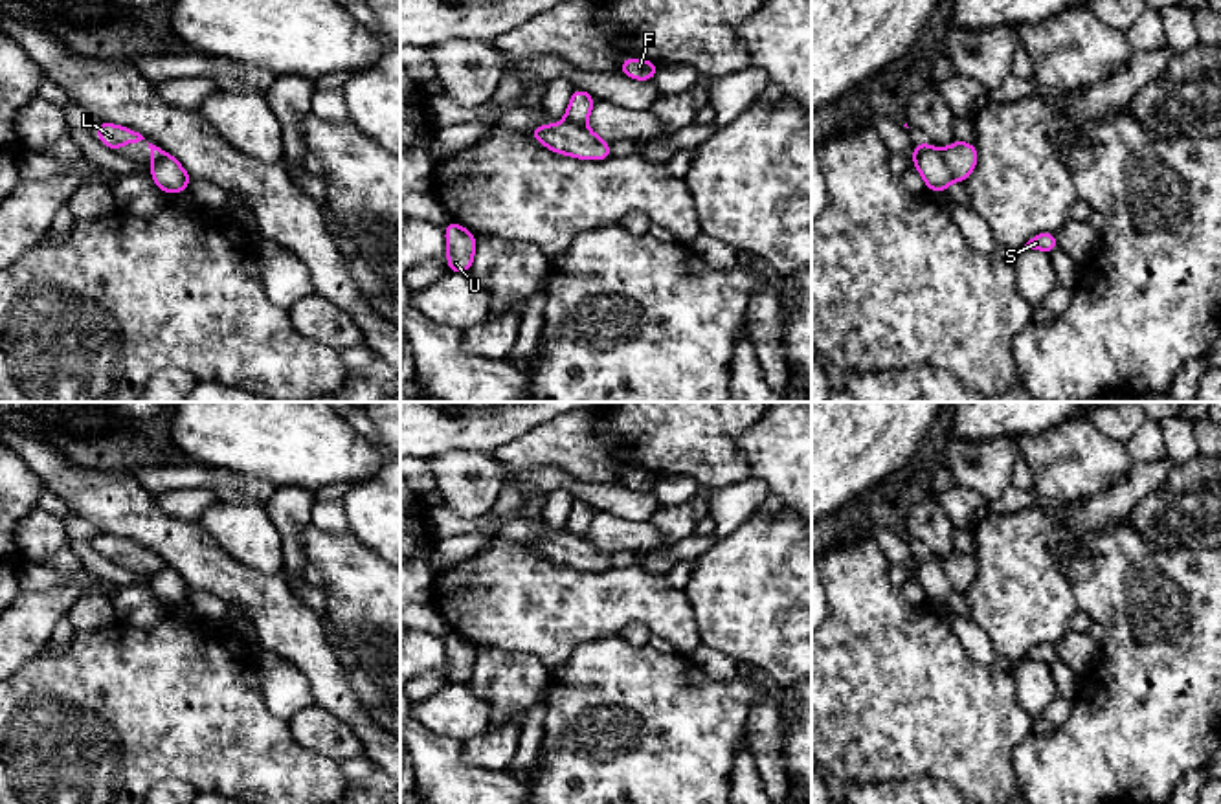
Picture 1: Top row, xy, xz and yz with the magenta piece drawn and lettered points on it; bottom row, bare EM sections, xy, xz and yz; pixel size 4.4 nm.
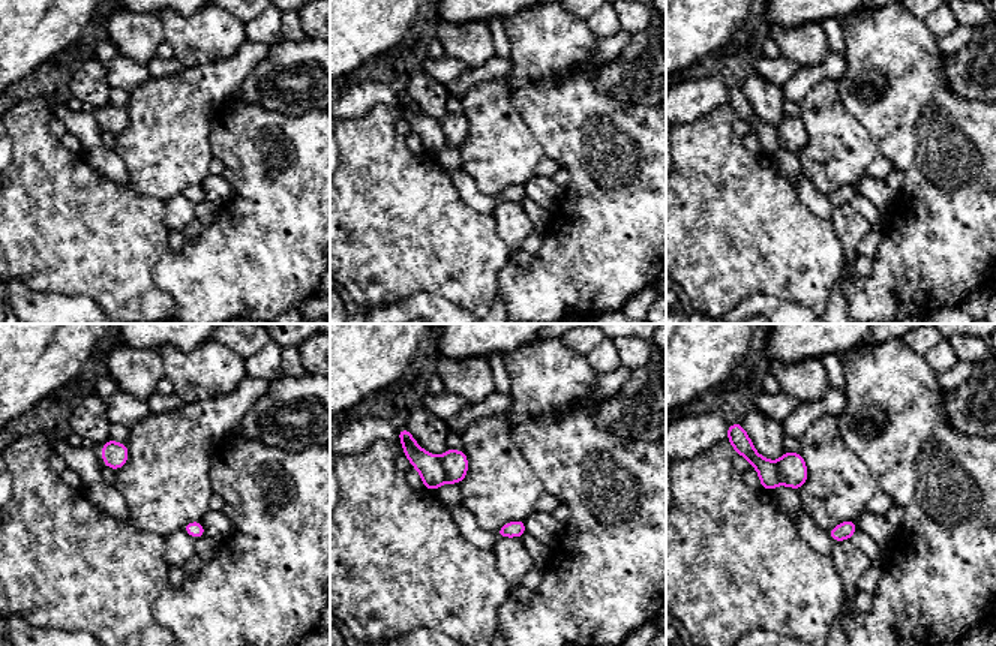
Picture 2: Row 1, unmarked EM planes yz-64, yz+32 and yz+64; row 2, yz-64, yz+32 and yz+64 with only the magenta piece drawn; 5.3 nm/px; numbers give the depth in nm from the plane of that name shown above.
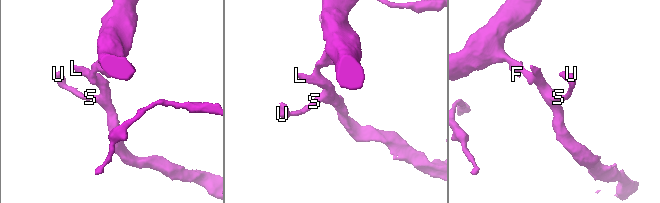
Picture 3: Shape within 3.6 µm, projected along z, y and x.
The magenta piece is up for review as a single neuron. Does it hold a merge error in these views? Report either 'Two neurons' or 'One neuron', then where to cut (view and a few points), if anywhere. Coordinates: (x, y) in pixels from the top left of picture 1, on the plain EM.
Two neurons. Split along yz (942, 562), (944, 575), (953, 588)

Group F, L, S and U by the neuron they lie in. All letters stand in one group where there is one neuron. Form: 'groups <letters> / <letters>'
groups F / L S U

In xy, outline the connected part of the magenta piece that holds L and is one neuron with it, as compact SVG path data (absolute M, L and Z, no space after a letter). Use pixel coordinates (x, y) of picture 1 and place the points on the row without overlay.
M101 532L94 543L106 558L110 558L116 564L119 564L119 558L125 554L138 554L138 553L145 551L136 542L130 542L130 540L119 538L119 536L110 536L106 532Z

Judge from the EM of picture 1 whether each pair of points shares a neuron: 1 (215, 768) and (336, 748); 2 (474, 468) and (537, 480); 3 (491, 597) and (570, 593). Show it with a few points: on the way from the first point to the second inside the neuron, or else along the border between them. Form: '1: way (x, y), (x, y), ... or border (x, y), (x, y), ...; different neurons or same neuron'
1: border (287, 722), (292, 735), (303, 746), (336, 762); different neurons
2: way (489, 474), (522, 476); same neuron
3: way (511, 597), (549, 597); same neuron

